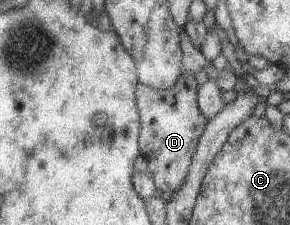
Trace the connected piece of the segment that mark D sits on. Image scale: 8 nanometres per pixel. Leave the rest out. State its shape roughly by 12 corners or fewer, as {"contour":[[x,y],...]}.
{"contour":[[187,70],[139,84],[139,137],[166,203],[187,181],[208,120]]}

